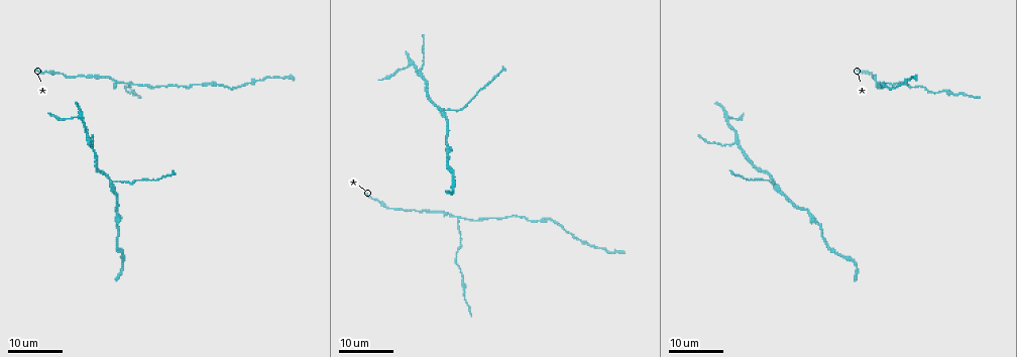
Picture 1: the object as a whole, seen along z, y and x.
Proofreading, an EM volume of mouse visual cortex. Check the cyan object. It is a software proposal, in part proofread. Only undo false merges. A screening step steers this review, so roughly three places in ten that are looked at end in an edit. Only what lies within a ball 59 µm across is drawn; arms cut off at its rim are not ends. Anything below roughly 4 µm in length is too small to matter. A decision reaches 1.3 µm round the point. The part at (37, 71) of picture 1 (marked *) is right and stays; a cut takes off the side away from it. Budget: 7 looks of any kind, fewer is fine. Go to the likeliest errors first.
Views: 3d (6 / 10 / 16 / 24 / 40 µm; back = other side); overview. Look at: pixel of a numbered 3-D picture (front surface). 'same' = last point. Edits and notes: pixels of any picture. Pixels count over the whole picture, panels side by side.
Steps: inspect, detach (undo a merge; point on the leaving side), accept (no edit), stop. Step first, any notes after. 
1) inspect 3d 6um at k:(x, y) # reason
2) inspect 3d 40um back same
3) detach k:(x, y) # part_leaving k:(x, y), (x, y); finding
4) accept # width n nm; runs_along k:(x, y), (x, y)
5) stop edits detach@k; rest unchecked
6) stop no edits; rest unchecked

inspect 3d 24um at 1:(459, 221) # small branch off a trunk

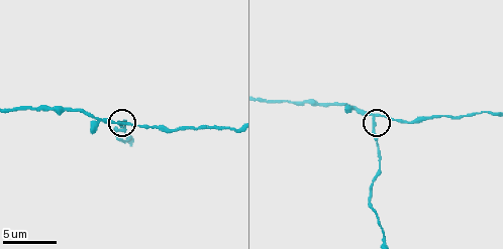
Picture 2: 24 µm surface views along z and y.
inspect 3d 10um at 2:(119, 121)

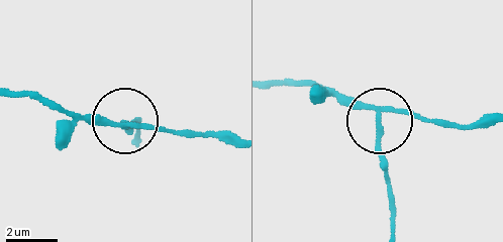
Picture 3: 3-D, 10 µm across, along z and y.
detach 3:(376, 153) # part_leaving 3:(378, 115), (391, 230); a second neuron is stuck on

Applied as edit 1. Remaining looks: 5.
inspect overview

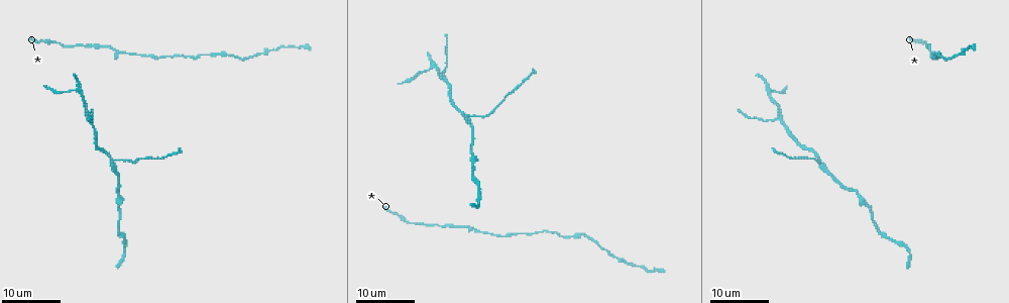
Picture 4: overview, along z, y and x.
inspect 3d 24um at 4:(110, 162) # thin arm on a thick one

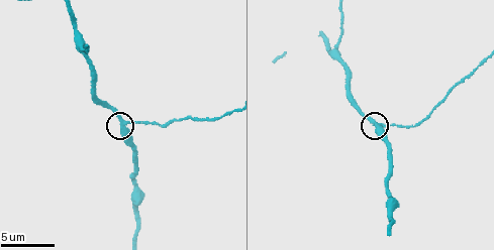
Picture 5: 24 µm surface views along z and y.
inspect 3d 6um at 5:(124, 126)

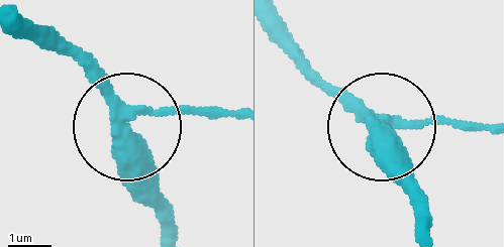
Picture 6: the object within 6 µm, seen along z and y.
accept # side_arm 16 um; runs_along 6:(30, 20), (120, 110), (236, 110); all the same neuron

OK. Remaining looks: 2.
inspect 3d 6um at 5:(337, 51) # thin arm on a thick one

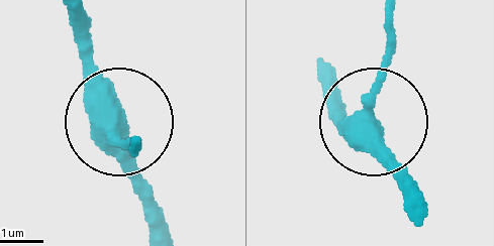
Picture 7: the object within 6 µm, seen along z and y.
accept # side_arm 8 um; all the same neuron

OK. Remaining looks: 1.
stop edits detach@3; rest unchecked

